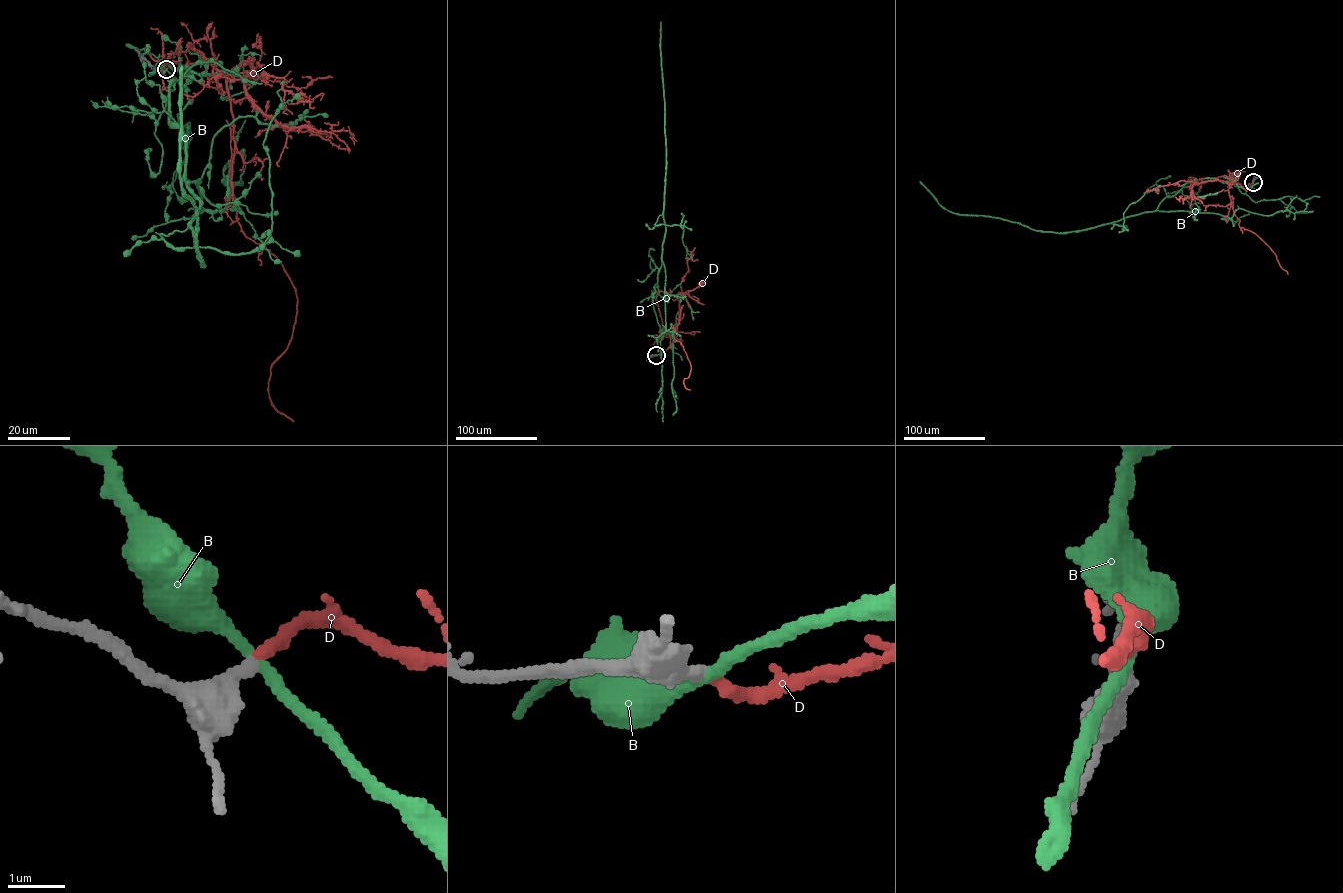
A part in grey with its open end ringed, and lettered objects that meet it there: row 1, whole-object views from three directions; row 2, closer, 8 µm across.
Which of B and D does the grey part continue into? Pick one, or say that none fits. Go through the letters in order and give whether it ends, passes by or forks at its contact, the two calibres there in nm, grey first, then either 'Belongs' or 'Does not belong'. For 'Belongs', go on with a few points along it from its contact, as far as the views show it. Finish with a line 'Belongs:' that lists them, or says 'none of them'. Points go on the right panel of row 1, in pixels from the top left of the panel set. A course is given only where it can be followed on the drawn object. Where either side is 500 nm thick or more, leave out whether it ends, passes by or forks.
B: It passes by. Thickness 400 nm (grey) against 220 nm. Does not belong
D: It ends there. Thickness 360 nm (grey) against 240 nm. Belongs. Its course: (1253, 182), (1244, 187), (1233, 182), (1228, 185), (1234, 213), (1240, 220), (1239, 226), (1261, 239), (1288, 274)
Belongs: D

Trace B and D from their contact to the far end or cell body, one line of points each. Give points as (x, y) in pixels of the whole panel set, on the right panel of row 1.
B: (1253, 182), (1242, 193), (1231, 182), (1191, 181), (1155, 210), (1054, 233), (951, 213), (920, 181)
D: (1253, 182), (1244, 187), (1233, 182), (1228, 185), (1234, 213), (1240, 220), (1239, 226), (1261, 239), (1288, 274)

